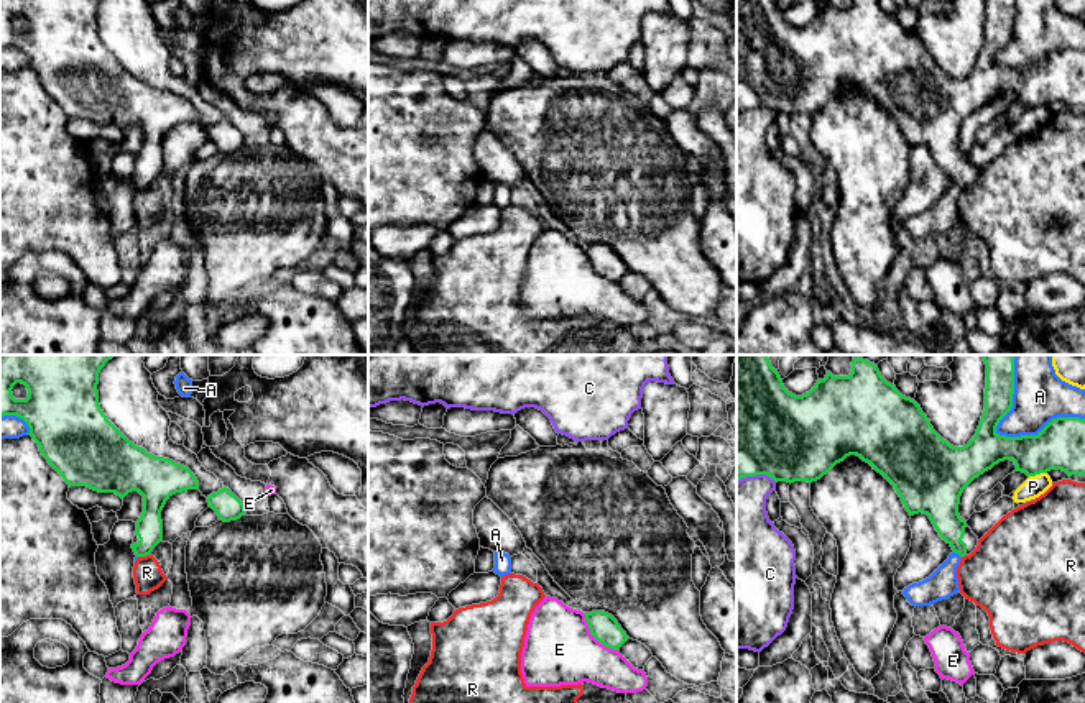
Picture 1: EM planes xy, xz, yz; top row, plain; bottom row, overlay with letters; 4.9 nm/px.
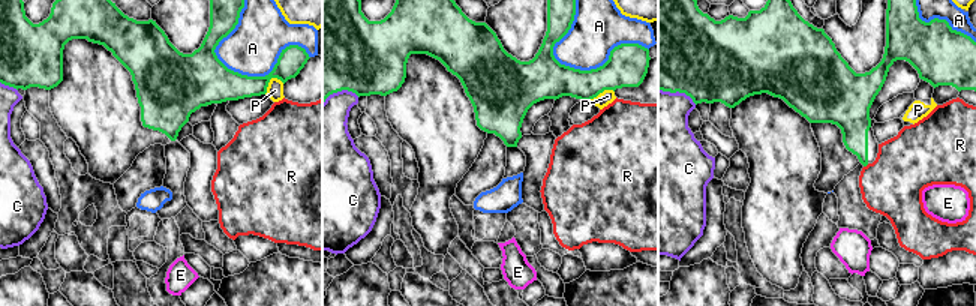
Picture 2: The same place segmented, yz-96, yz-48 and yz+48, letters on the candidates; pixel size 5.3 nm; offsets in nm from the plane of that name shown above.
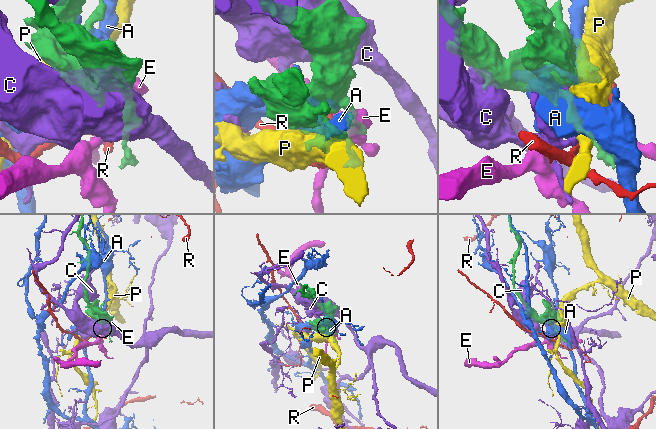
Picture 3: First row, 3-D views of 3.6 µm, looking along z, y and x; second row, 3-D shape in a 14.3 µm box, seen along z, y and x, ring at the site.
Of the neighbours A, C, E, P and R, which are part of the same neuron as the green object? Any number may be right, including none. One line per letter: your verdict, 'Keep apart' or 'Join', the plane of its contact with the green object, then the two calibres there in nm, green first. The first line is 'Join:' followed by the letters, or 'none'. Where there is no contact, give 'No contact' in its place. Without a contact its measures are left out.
Join: none
A: Keep apart. Touches green in yz. Thickness 200 nm (green) against 240 nm
C: Keep apart. Touches green in yz. Thickness 500 nm (green) against 300 nm
E: Keep apart. Touches green in xz. Thickness 140 nm (green) against 340 nm
P: Keep apart. Touches green in yz. Thickness 240 nm (green) against 100 nm
R: Keep apart. Touches green in xy. Thickness 130 nm (green) against 140 nm

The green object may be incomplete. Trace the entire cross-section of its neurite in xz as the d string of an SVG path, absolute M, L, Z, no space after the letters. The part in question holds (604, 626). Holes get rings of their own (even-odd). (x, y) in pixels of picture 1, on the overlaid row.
M605 611L584 613L590 634L605 647L620 650L630 639L618 621Z

